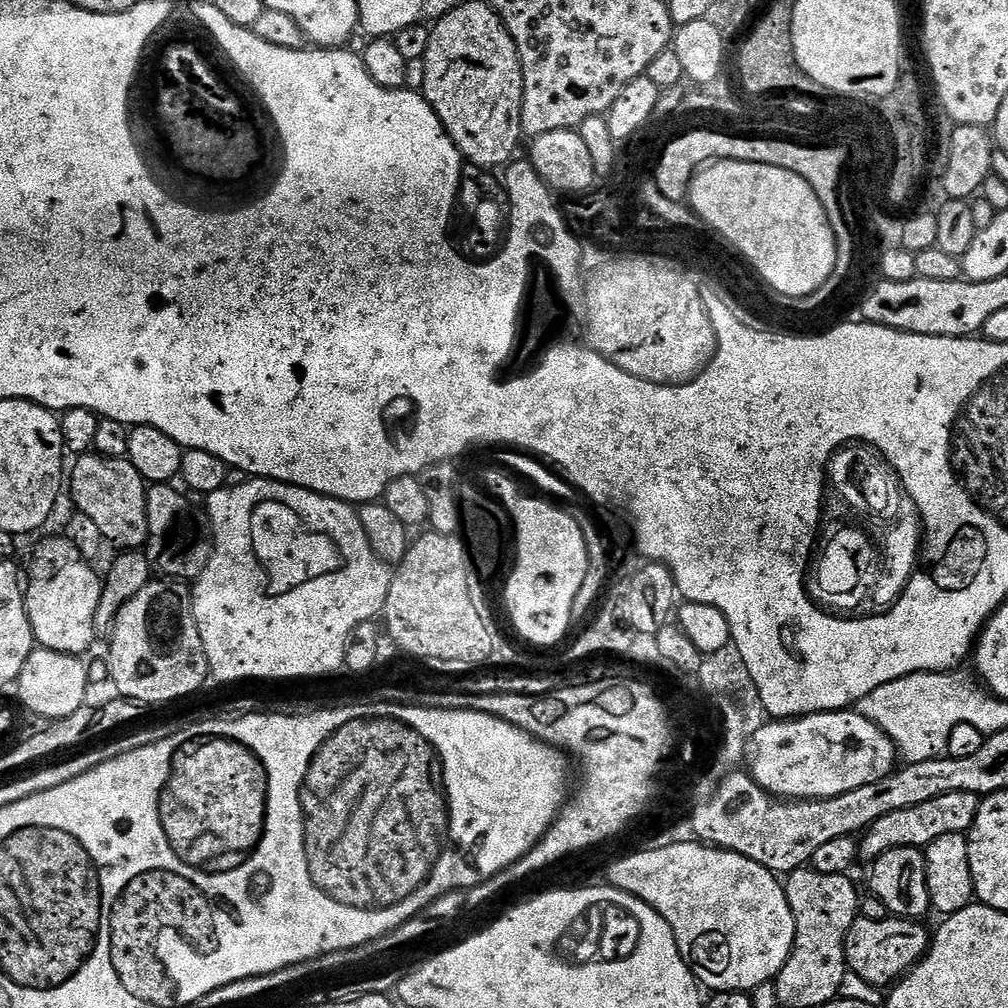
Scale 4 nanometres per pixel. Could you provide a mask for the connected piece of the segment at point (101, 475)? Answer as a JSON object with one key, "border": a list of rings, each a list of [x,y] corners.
{"border":[[[95,454],[81,455],[73,473],[72,490],[78,511],[86,514],[86,518],[91,518],[96,523],[109,545],[117,544],[117,549],[120,550],[140,550],[145,547],[143,544],[148,540],[148,520],[150,524],[146,481],[140,477],[138,470],[134,470],[128,459],[111,460]]]}

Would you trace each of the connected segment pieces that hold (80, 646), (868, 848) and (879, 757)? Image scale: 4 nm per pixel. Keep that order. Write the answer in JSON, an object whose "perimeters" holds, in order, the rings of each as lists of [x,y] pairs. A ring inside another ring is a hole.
{"perimeters":[[[[54,534],[49,540],[41,542],[32,556],[32,569],[26,572],[26,591],[24,606],[28,611],[30,626],[33,628],[35,643],[42,648],[55,652],[65,652],[71,656],[80,656],[92,644],[96,636],[96,611],[100,608],[100,600],[105,599],[105,581],[95,572],[89,561],[77,555],[71,540],[63,535]]],[[[955,792],[954,794],[942,794],[938,798],[930,798],[930,802],[922,802],[922,806],[894,810],[894,814],[886,814],[886,818],[878,818],[878,822],[874,822],[863,833],[858,844],[859,859],[871,862],[895,848],[924,850],[929,844],[942,838],[942,834],[967,833],[978,814],[980,801],[981,797],[969,792]]],[[[856,710],[813,712],[811,716],[780,718],[762,726],[752,737],[750,775],[765,792],[786,800],[829,800],[886,778],[897,767],[895,742],[877,724]]]]}

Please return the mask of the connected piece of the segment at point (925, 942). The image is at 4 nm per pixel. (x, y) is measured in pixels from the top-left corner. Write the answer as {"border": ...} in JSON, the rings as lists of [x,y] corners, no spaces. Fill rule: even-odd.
{"border":[[[860,916],[850,926],[844,943],[844,962],[849,973],[852,972],[864,984],[873,984],[876,988],[887,989],[902,976],[908,975],[912,967],[924,957],[930,943],[930,932],[923,928],[923,923],[903,918],[889,918],[886,920],[871,920]]]}

